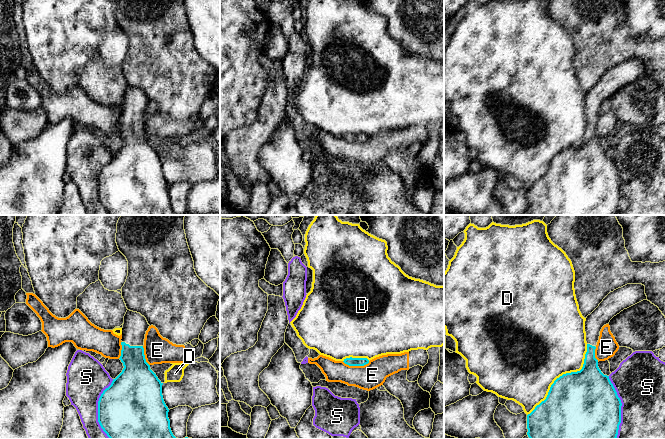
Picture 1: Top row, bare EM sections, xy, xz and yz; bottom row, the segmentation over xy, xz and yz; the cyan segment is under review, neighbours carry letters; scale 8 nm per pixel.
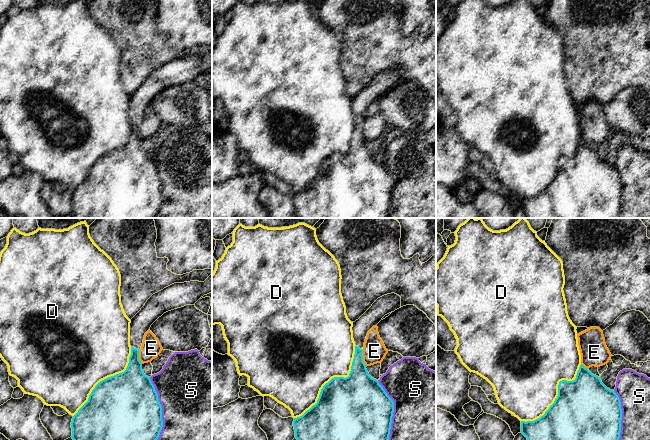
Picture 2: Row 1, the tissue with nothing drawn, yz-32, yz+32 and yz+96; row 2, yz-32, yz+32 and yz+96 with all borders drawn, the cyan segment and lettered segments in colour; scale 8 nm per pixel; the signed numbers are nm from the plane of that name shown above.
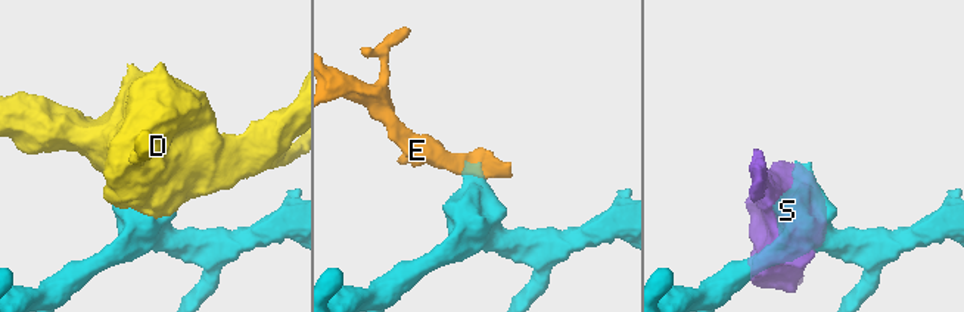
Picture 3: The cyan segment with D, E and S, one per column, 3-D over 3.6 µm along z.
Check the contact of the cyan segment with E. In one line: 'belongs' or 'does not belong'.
does not belong

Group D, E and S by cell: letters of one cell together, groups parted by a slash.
D / E / S

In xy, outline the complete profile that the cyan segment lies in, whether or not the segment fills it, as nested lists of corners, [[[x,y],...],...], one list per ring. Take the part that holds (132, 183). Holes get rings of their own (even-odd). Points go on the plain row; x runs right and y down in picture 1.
[[[127,86],[119,134],[124,144],[103,167],[98,177],[98,198],[110,215],[178,215],[170,204],[169,185],[162,171],[163,159],[145,135],[143,122],[149,102],[140,89]]]

